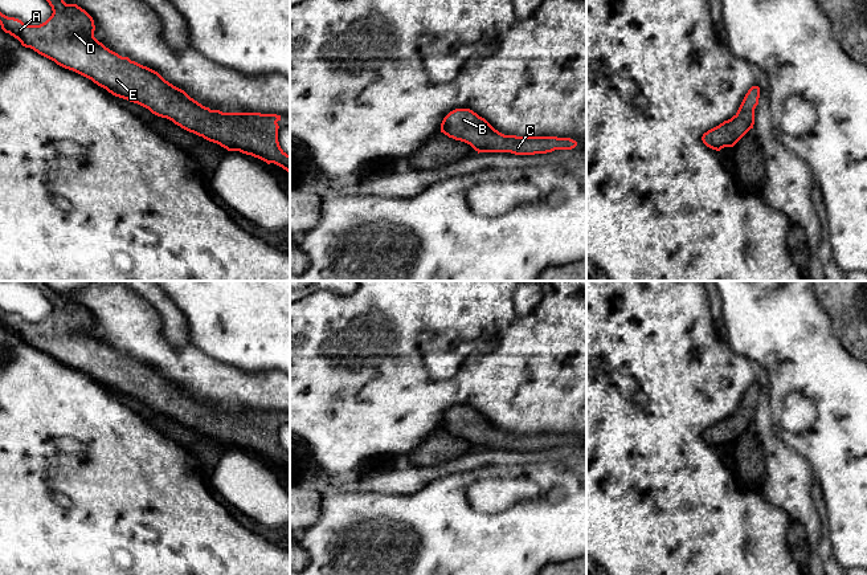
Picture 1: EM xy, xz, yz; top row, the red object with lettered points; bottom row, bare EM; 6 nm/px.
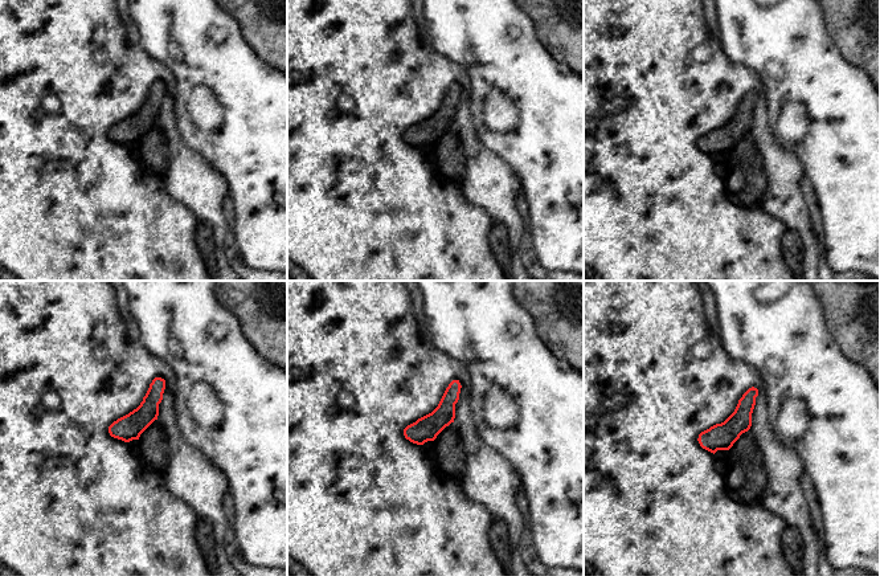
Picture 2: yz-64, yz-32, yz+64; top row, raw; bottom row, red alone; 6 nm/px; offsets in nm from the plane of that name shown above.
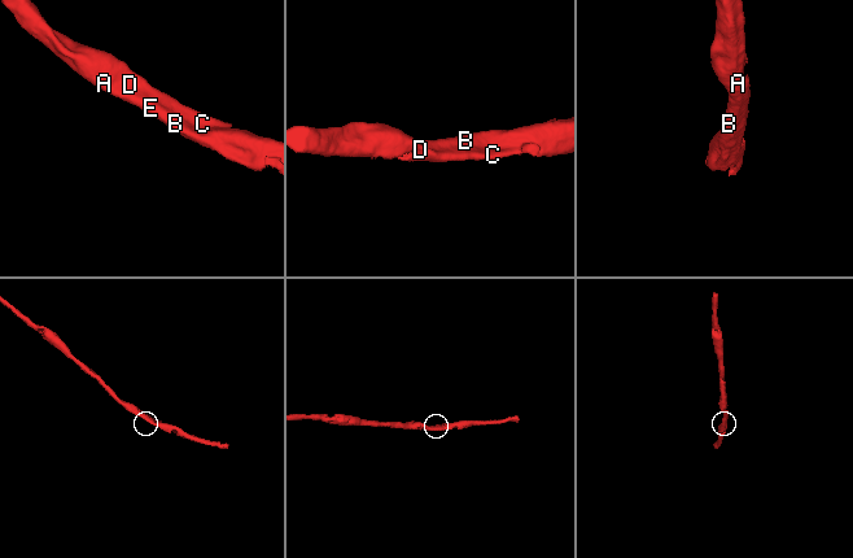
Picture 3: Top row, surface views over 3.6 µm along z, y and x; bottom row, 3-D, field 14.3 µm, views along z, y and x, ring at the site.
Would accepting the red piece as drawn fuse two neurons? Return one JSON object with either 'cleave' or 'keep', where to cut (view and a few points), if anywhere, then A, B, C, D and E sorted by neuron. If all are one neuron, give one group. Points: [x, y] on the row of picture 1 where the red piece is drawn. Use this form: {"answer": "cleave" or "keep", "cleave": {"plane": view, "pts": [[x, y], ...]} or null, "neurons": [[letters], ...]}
{"answer": "keep", "cleave": null, "neurons": [["A", "B", "C", "D", "E"]]}

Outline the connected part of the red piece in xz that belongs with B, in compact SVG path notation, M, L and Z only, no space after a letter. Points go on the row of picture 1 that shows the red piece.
M470 109L450 111L441 123L441 132L470 144L478 154L535 155L555 150L572 150L577 146L577 142L570 138L504 135Z

